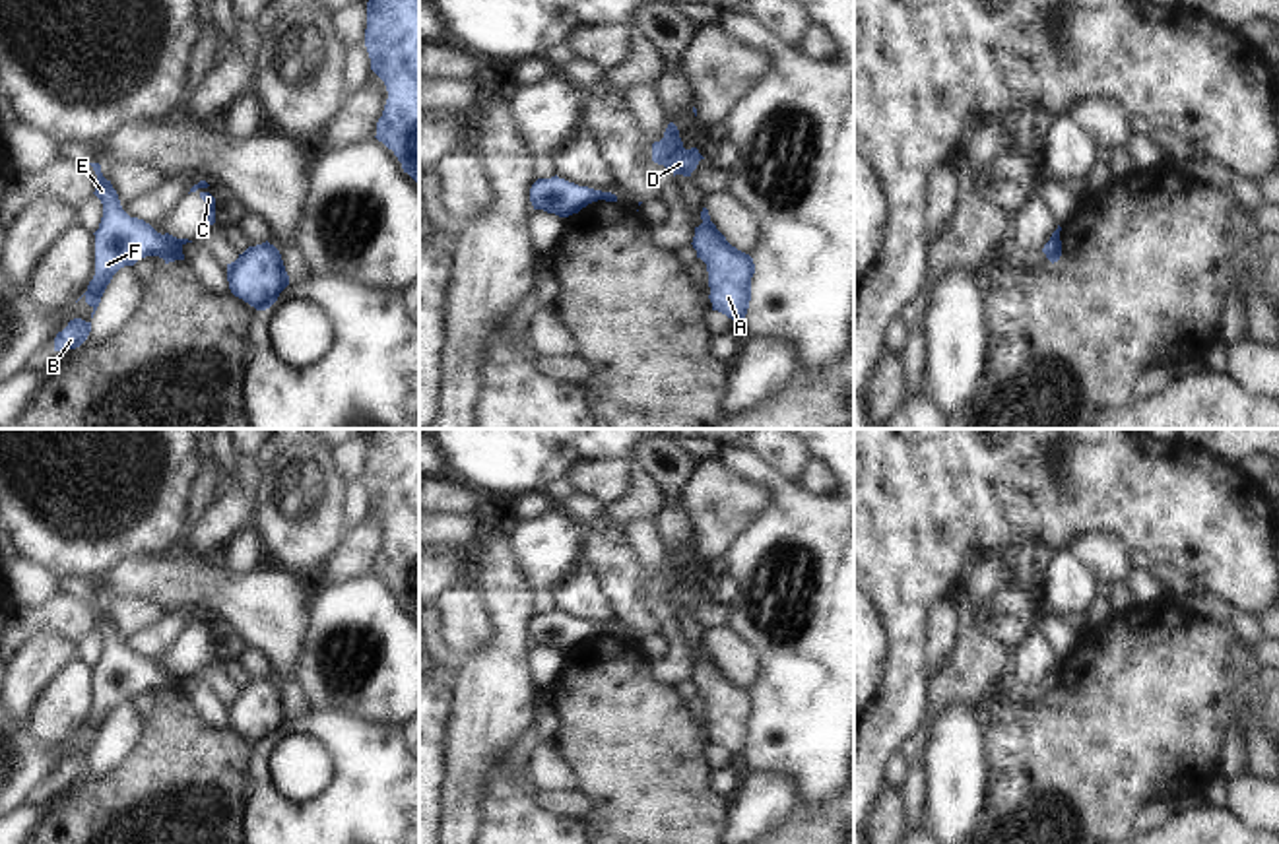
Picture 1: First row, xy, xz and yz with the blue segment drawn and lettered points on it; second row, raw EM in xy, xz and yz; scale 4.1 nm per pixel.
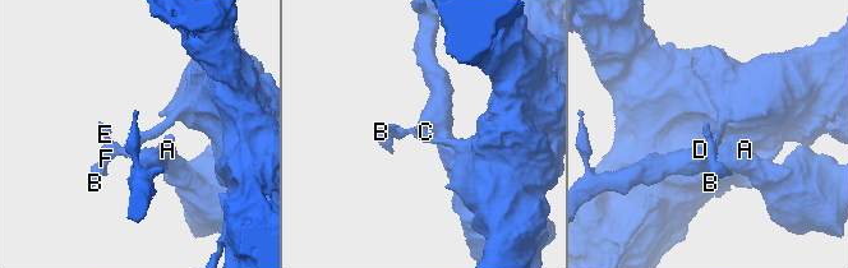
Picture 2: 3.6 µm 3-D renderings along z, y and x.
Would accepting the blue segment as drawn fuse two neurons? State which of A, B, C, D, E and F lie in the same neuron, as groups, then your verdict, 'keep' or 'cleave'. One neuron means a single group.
groups A B D E F / C; cleave

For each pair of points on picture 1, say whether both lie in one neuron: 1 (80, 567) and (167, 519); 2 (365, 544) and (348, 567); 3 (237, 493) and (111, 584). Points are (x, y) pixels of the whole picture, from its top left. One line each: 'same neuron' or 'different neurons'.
1: same neuron
2: same neuron
3: different neurons

